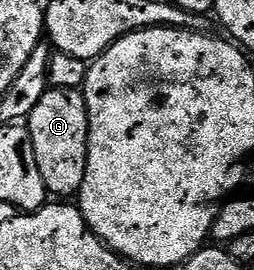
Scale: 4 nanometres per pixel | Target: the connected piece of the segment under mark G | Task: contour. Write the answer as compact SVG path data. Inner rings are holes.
M49 88L42 100L38 100L34 112L30 112L26 125L34 144L38 172L42 172L49 195L79 195L88 159L88 109L83 93L80 90Z

